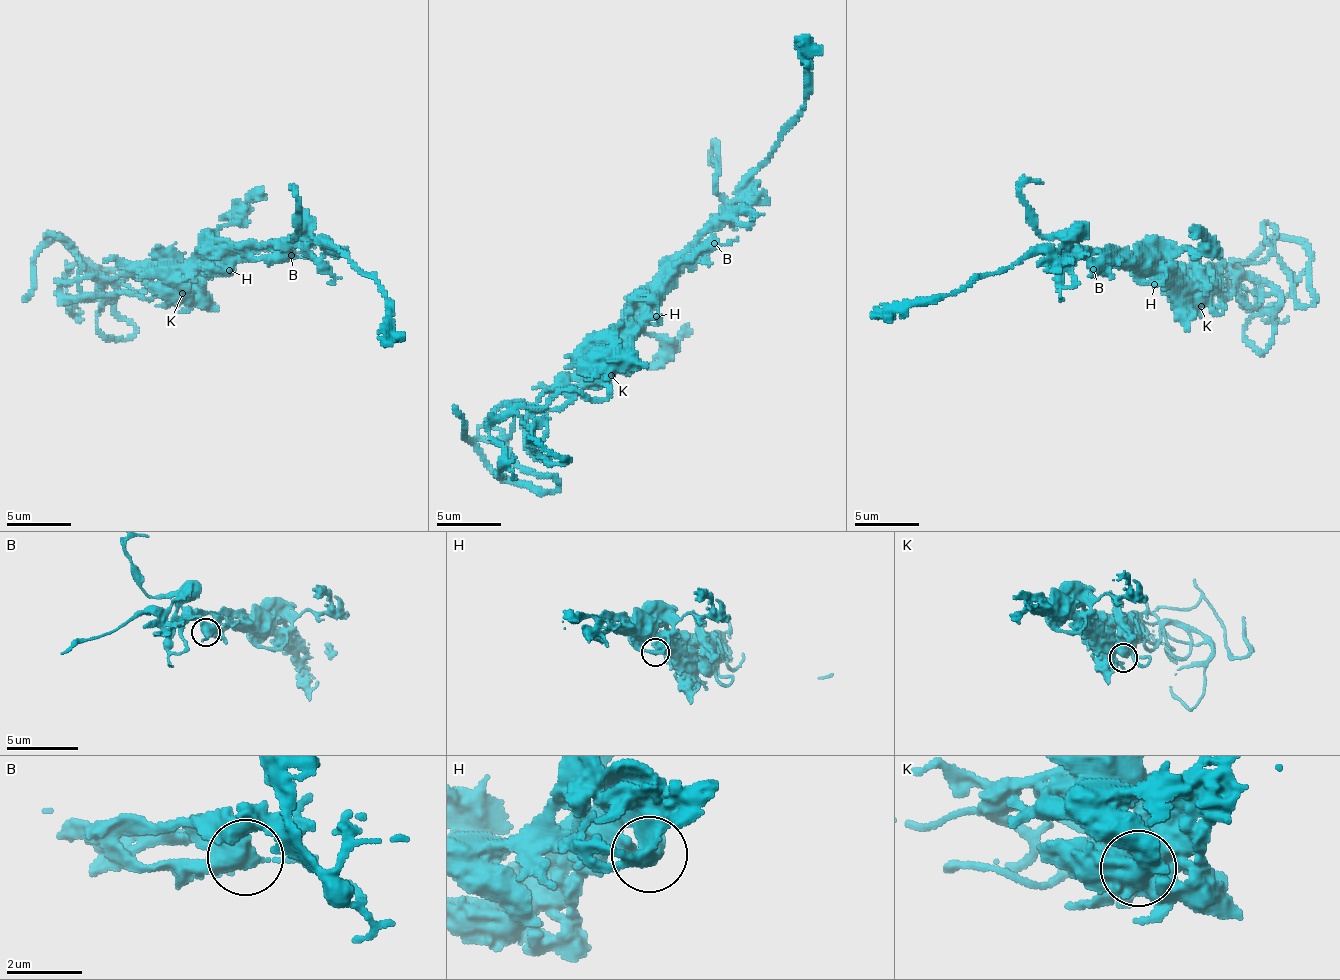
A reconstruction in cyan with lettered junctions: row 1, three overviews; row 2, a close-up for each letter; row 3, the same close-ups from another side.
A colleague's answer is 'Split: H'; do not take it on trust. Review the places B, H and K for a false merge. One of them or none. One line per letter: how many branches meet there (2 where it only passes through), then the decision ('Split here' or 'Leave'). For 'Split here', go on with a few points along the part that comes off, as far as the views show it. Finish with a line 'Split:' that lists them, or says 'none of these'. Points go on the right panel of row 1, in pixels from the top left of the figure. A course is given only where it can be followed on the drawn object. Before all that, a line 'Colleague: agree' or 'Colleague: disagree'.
Colleague: agree
B: Branches: 3. Leave
H: Branches: 3. Split here. Course of the part to remove: (1154, 283), (1100, 253), (1081, 258), (1047, 249), (999, 272), (971, 278), (952, 295), (904, 301), (871, 316)
K: Branches: 2. Leave
Split: H

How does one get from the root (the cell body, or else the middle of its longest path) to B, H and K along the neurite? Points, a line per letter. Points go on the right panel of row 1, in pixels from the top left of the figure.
B: (1190, 278), (1187, 280), (1181, 276), (1166, 281), (1150, 278), (1128, 265), (1110, 260), (1094, 268)
H: (1190, 278), (1187, 280), (1181, 276), (1182, 282), (1172, 285), (1163, 280), (1154, 283)
K: (1190, 278), (1194, 298), (1201, 306)

